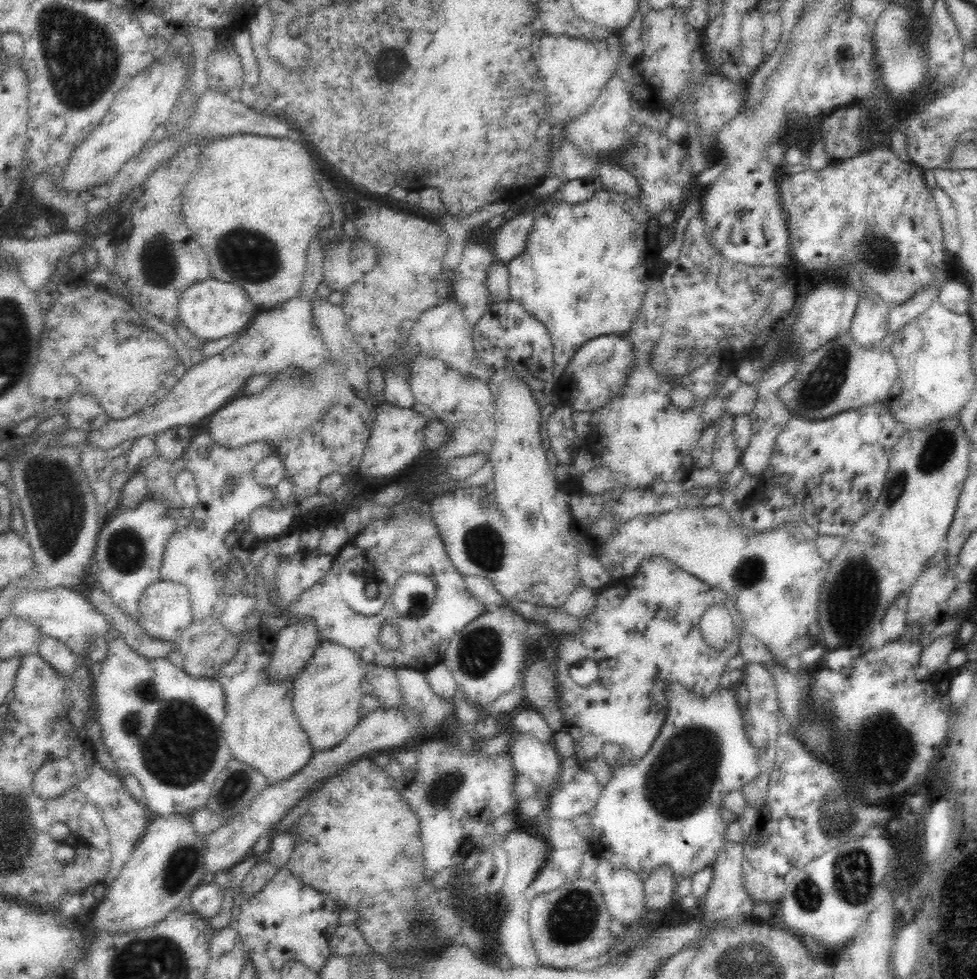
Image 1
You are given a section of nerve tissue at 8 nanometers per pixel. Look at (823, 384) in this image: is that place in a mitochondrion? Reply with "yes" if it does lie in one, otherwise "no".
yes

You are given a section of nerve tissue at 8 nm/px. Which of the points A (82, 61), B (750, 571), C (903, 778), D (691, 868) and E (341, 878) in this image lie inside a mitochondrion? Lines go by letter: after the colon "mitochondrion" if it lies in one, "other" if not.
A: mitochondrion
B: mitochondrion
C: other
D: other
E: other

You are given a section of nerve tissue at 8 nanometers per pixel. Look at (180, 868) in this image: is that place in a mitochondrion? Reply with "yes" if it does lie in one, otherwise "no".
yes

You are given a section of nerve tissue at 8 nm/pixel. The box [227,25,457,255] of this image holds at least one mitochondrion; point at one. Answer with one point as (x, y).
(390, 66)

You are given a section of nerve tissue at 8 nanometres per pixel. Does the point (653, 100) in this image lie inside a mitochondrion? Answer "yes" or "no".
no

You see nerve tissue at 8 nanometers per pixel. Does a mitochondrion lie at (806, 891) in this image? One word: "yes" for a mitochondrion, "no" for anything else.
yes

